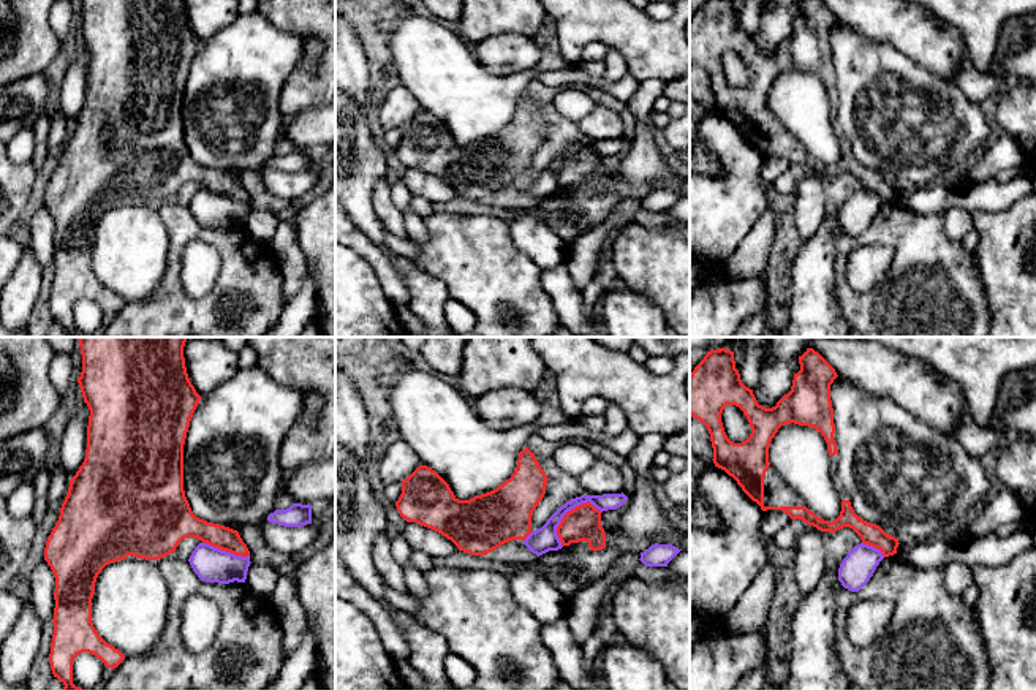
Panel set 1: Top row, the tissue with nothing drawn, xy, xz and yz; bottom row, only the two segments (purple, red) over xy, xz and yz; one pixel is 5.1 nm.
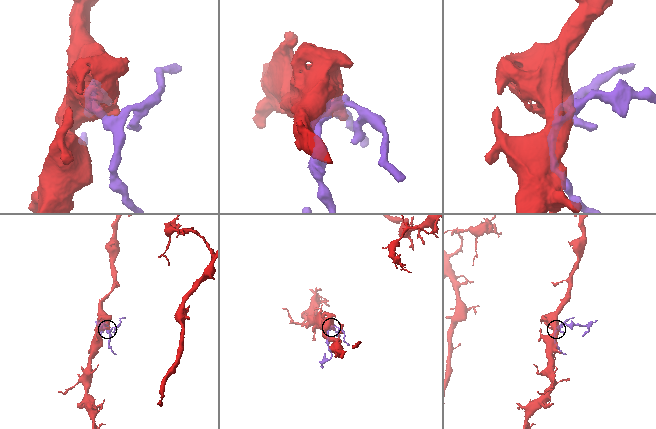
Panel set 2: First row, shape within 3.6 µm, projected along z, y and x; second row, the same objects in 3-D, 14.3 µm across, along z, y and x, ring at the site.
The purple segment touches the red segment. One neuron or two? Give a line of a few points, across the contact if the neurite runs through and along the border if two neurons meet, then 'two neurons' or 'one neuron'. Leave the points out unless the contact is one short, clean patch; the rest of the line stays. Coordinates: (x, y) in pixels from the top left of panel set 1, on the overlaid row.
two neurons

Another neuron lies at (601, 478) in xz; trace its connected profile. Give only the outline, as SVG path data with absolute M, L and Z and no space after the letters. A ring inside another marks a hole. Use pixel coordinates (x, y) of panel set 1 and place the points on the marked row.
M596 459L593 465L576 480L587 495L623 492L623 475L620 468L601 459Z

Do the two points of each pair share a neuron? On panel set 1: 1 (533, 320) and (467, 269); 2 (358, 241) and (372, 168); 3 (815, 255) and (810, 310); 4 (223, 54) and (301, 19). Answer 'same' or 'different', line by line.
1: same
2: different
3: same
4: different

